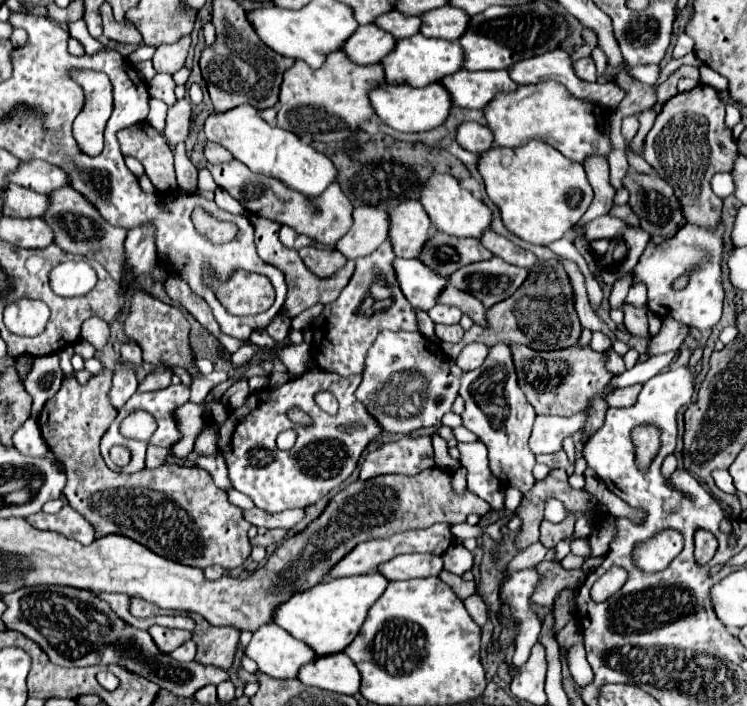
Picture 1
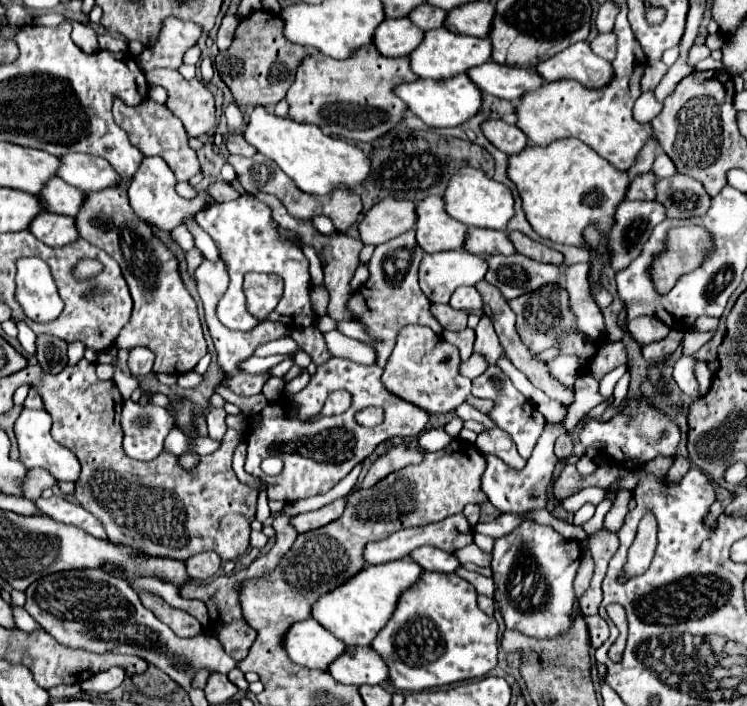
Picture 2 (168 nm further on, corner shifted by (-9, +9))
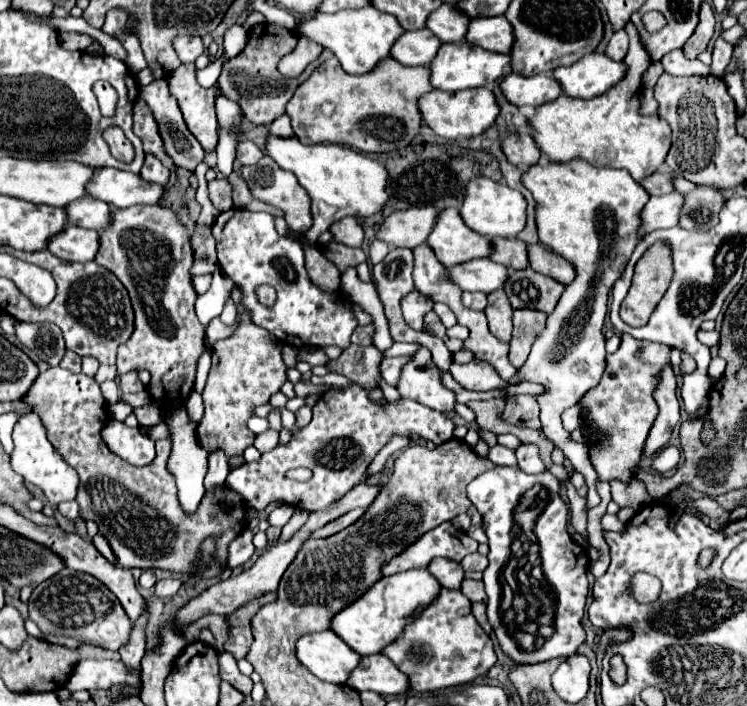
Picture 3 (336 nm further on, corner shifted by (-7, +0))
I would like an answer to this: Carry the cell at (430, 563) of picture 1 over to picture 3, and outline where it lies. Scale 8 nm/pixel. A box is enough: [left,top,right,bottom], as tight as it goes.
[427,558,463,588]

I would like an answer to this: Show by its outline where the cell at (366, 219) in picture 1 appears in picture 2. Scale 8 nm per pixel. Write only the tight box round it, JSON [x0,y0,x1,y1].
[359,199,415,245]

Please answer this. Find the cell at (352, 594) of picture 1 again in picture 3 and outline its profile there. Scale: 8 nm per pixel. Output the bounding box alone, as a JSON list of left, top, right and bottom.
[331,568,441,656]

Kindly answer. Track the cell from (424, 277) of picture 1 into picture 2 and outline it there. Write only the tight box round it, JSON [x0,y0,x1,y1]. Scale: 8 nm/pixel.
[419,249,487,303]

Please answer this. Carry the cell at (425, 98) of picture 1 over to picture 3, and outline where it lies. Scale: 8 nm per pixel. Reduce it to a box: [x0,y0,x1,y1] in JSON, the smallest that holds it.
[417,88,499,140]

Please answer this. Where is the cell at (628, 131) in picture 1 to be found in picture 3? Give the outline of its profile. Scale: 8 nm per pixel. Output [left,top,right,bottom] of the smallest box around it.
[641,88,659,116]

